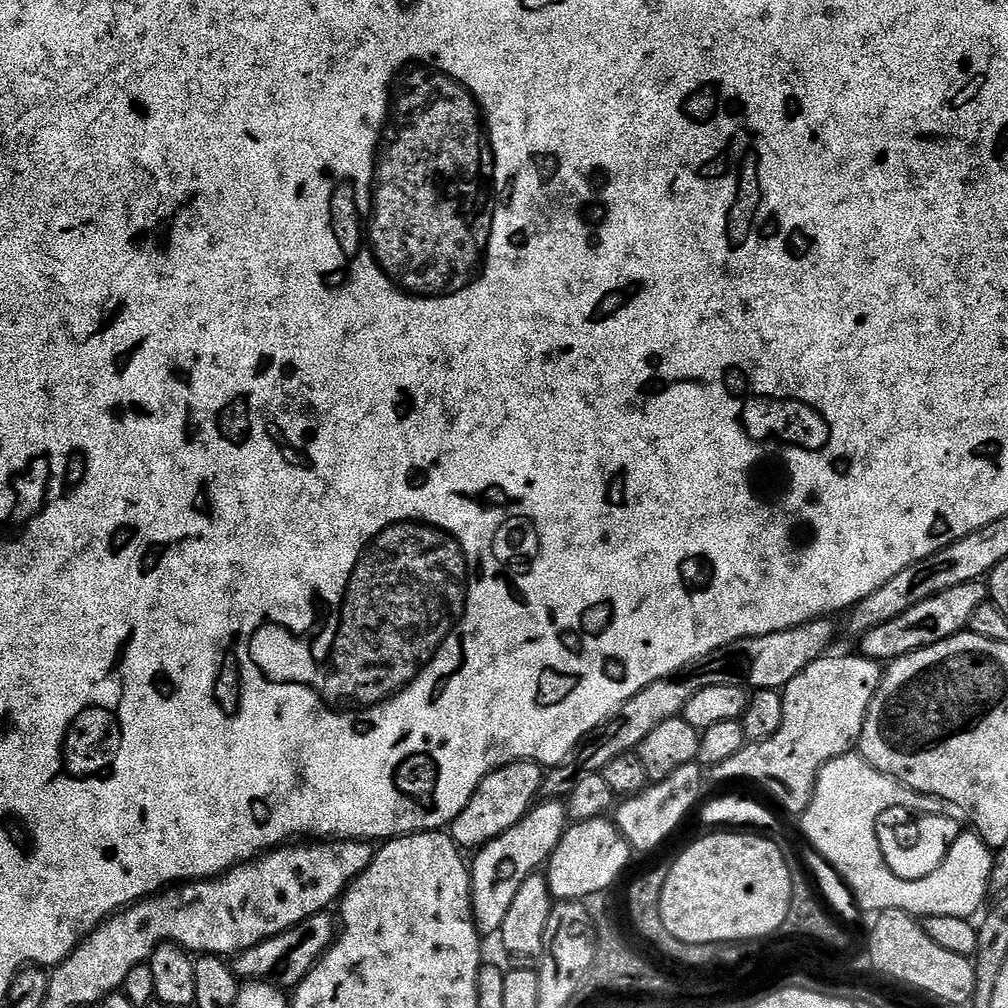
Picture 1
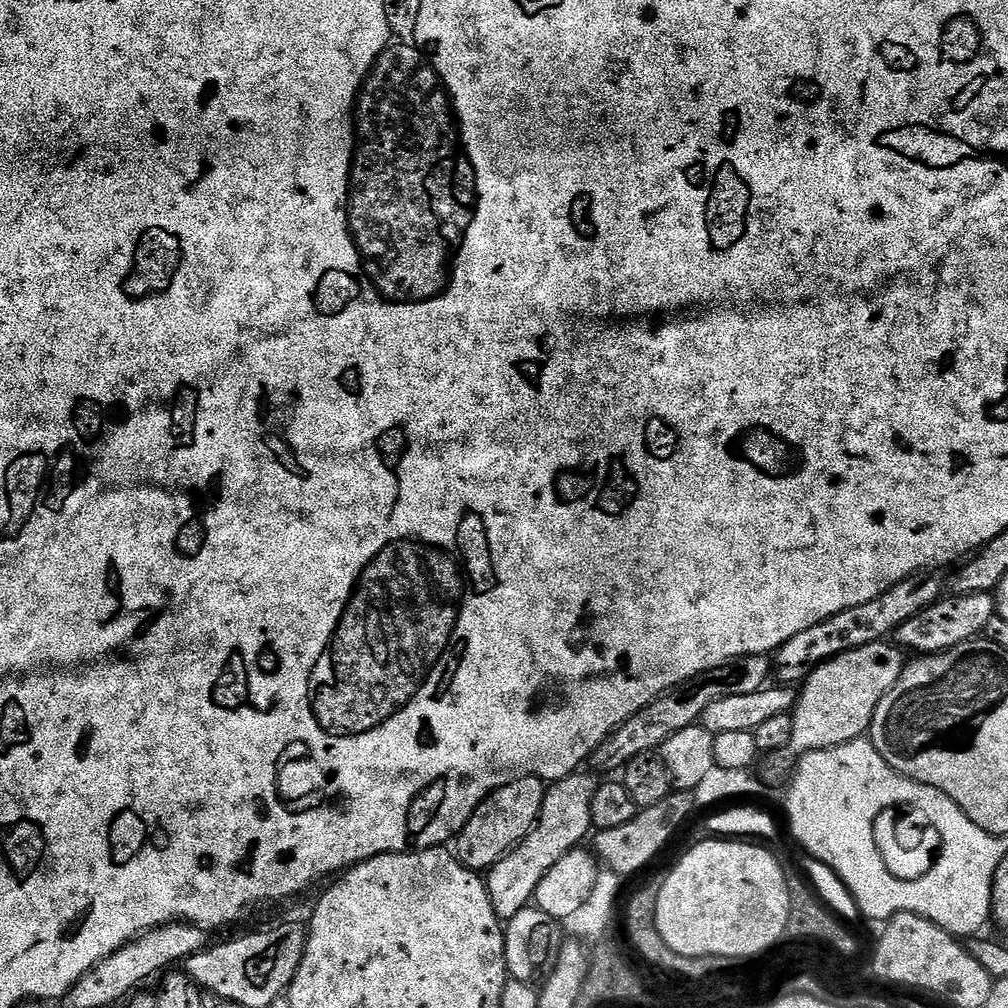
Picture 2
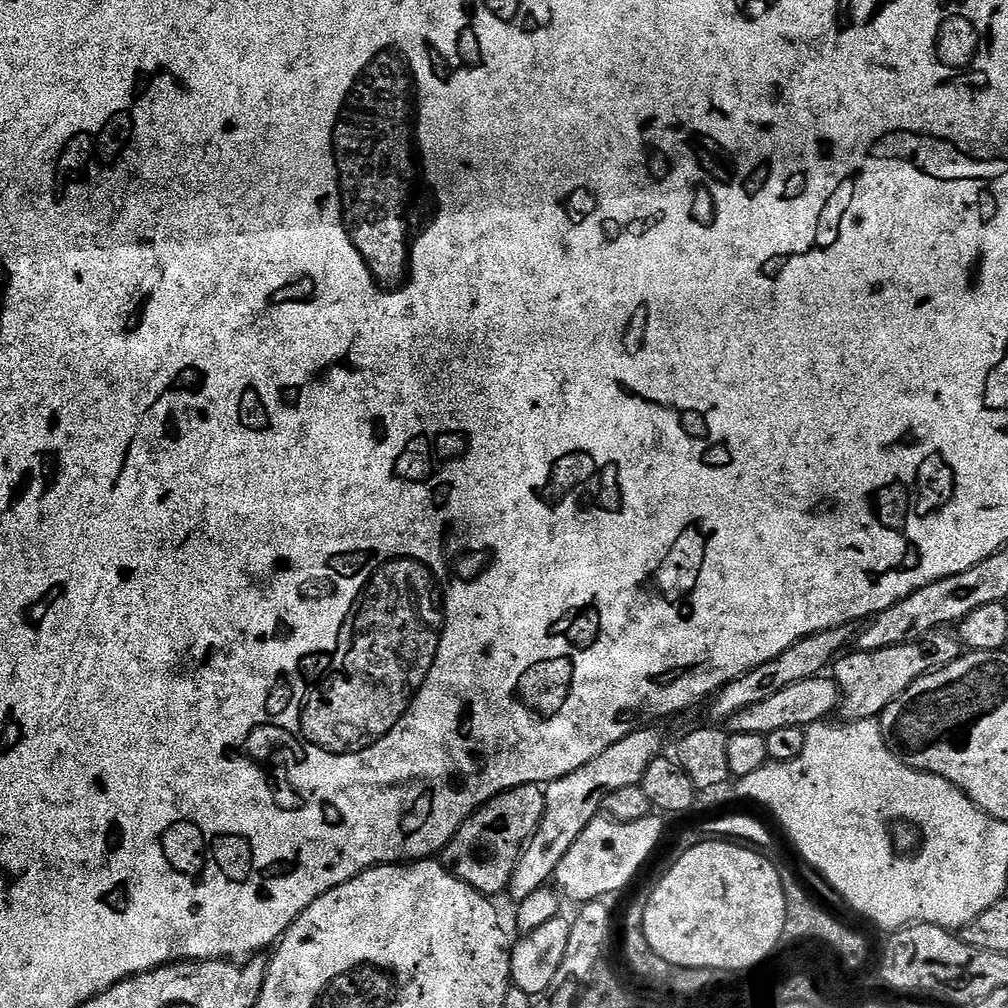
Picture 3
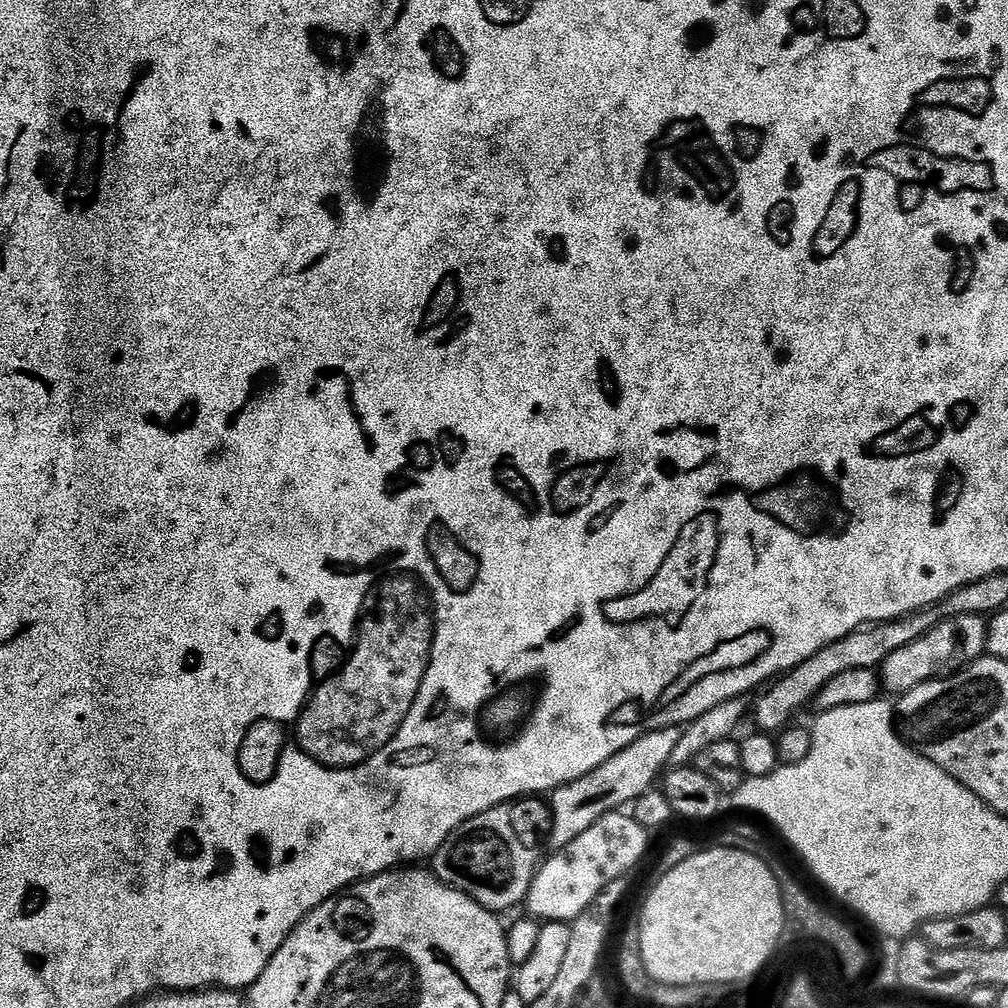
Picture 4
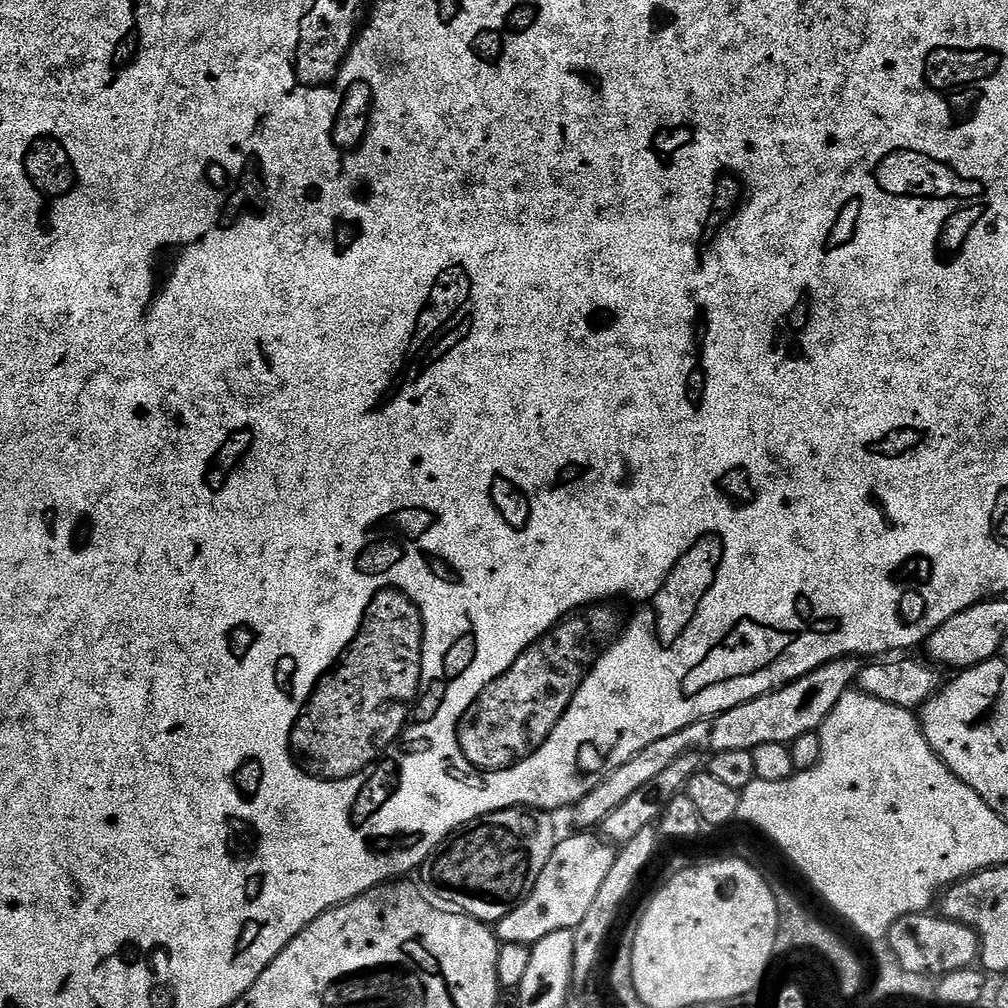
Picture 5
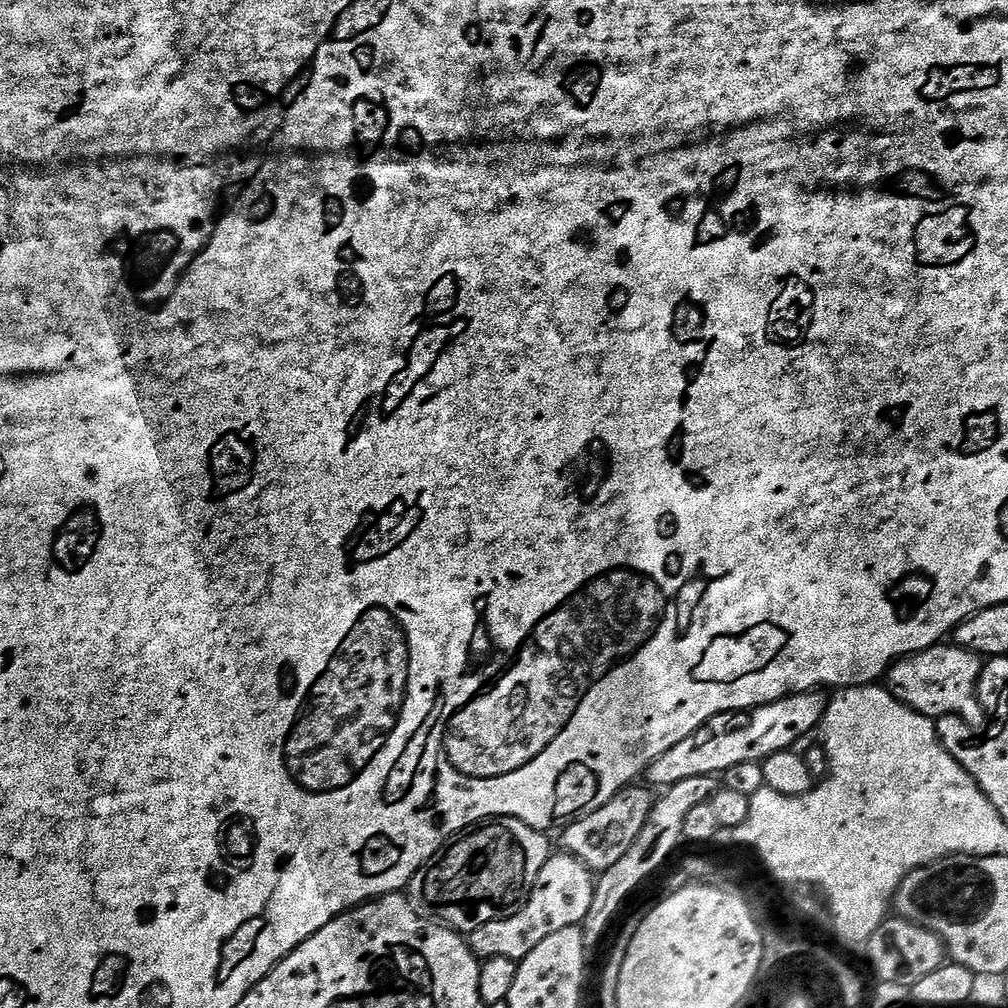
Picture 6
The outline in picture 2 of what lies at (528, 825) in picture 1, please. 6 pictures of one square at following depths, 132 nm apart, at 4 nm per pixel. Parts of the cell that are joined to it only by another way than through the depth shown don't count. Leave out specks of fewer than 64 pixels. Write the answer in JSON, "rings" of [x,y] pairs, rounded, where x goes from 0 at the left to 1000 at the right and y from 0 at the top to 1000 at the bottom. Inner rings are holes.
{"rings":[[[572,764],[557,774],[549,774],[543,779],[536,811],[528,825],[513,841],[506,842],[498,852],[484,862],[482,876],[490,907],[497,915],[510,911],[519,901],[525,900],[532,892],[534,875],[546,867],[551,857],[562,851],[565,843],[576,840],[579,828],[588,824],[585,812],[585,796],[589,794],[589,784],[593,774],[582,765]]]}

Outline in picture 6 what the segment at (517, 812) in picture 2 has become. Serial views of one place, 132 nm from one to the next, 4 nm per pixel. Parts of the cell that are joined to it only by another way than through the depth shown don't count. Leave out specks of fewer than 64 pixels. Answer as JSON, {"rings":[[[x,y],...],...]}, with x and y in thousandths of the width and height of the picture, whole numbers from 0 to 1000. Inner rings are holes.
{"rings":[[[489,810],[486,813],[459,821],[413,864],[407,878],[408,892],[429,901],[427,909],[430,914],[457,927],[474,923],[474,919],[482,919],[482,915],[506,911],[506,907],[514,907],[514,903],[518,903],[530,883],[530,875],[534,875],[534,867],[538,867],[538,859],[542,859],[544,850],[549,848],[550,837],[548,841],[540,829],[543,828],[537,822],[522,819],[522,815],[509,810]]]}

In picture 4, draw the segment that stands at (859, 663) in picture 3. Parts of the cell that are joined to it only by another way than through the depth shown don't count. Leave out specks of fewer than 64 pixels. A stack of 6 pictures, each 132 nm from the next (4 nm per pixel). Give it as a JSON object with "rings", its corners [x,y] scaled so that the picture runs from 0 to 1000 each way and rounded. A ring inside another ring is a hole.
{"rings":[[[950,609],[938,611],[922,627],[915,629],[911,637],[887,645],[875,661],[875,683],[878,688],[896,688],[915,681],[924,675],[937,675],[960,662],[977,650],[980,615],[970,609]]]}

